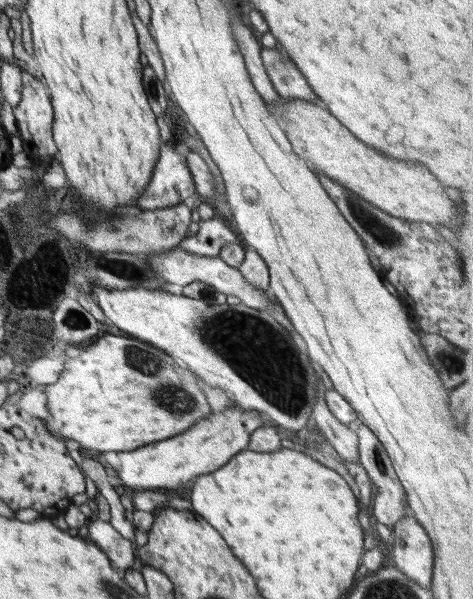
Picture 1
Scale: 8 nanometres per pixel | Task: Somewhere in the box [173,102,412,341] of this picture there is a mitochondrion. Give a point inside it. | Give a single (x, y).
(386, 236)

